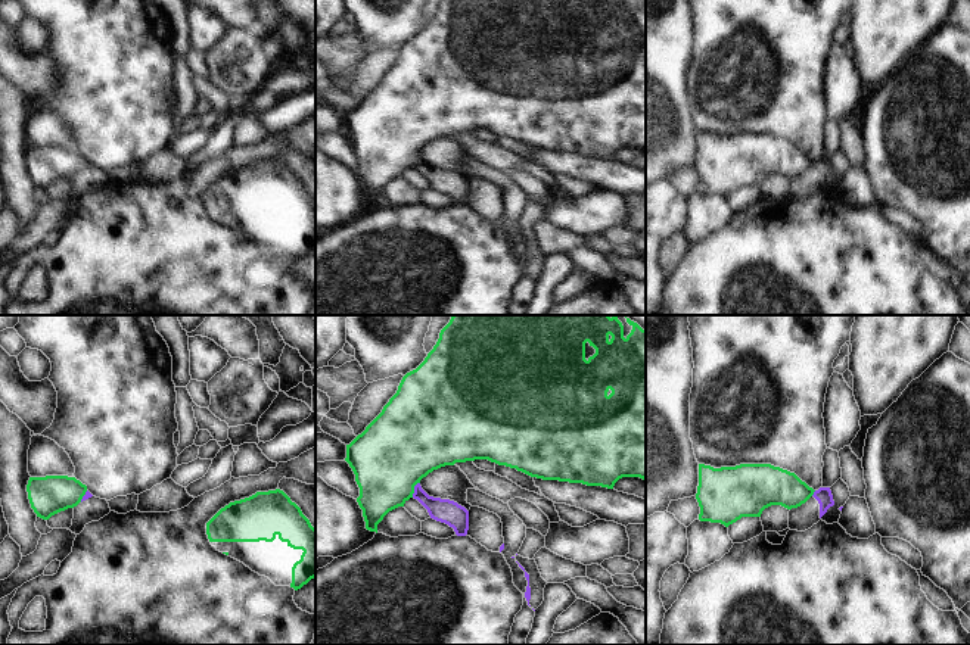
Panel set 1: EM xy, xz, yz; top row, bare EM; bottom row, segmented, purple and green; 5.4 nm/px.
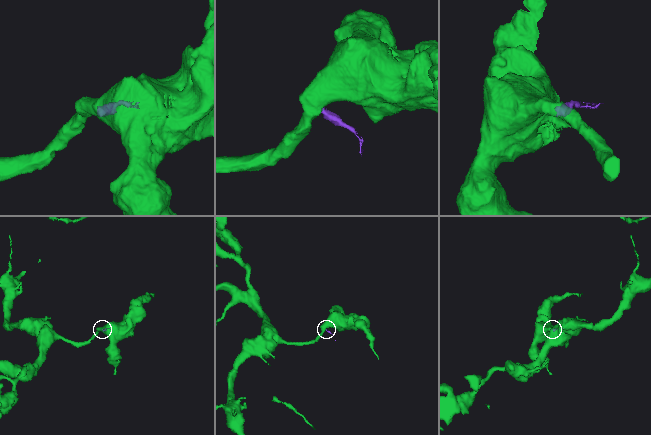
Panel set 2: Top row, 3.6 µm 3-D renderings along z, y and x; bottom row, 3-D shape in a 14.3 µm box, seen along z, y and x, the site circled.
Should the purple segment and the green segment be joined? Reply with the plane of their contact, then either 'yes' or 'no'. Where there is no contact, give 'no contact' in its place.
xz | yes

